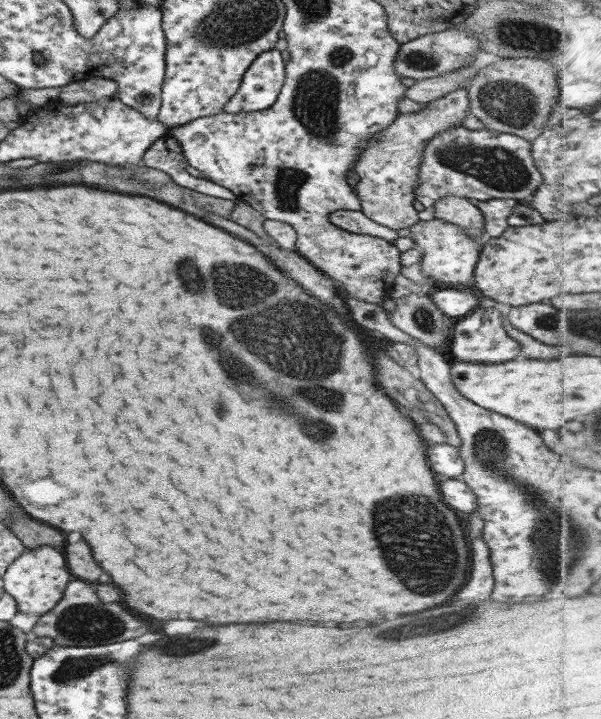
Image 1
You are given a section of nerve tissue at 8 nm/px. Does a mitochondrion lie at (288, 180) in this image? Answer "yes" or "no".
yes

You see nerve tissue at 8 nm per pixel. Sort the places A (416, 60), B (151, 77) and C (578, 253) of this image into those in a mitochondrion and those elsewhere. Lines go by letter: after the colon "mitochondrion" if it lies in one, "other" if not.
A: mitochondrion
B: other
C: other

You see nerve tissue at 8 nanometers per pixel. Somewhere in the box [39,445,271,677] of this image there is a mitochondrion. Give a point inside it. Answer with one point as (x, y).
(81, 622)

